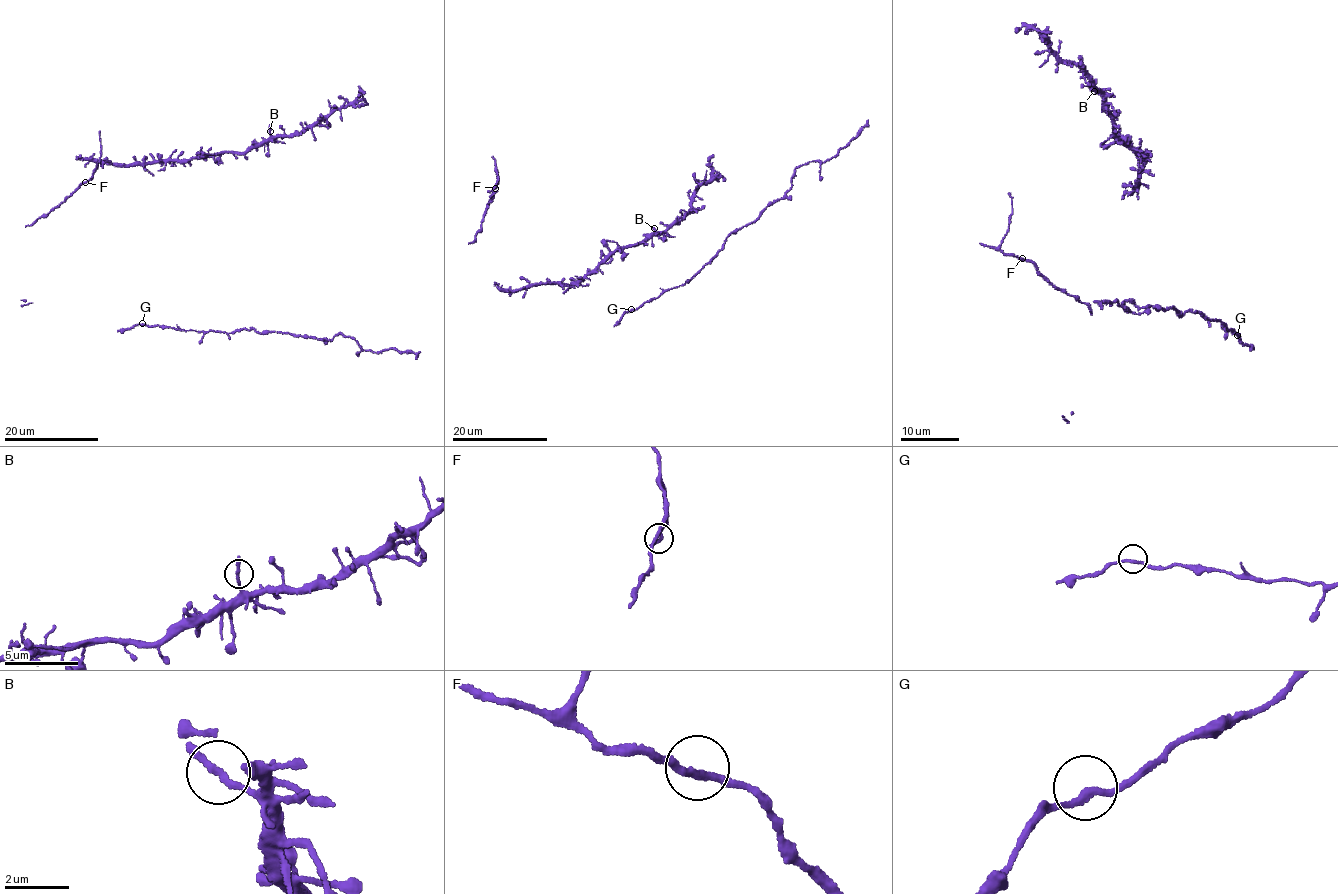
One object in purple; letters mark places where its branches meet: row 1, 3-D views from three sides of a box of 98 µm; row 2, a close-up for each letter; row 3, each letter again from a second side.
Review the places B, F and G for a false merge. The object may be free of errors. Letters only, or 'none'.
none

